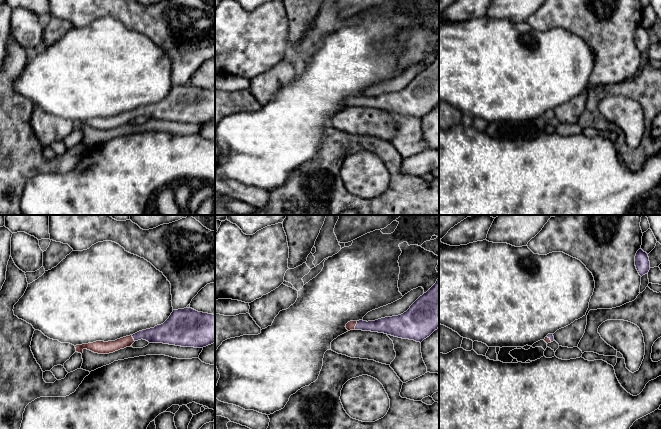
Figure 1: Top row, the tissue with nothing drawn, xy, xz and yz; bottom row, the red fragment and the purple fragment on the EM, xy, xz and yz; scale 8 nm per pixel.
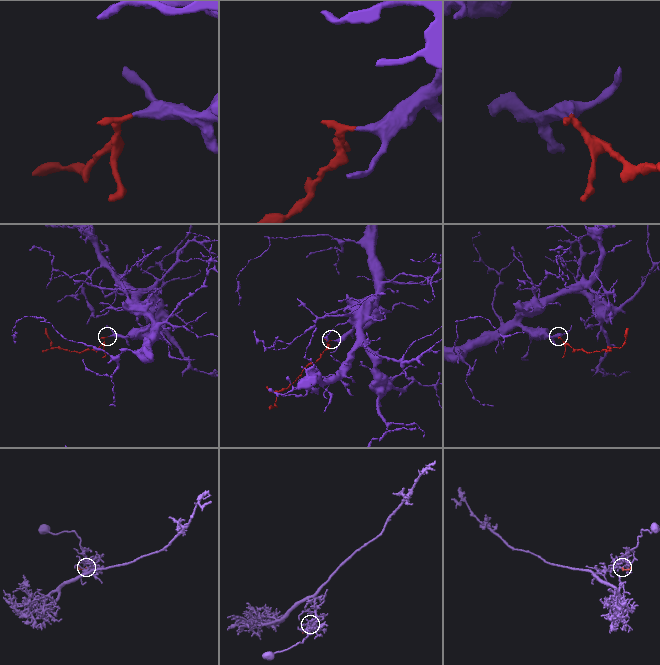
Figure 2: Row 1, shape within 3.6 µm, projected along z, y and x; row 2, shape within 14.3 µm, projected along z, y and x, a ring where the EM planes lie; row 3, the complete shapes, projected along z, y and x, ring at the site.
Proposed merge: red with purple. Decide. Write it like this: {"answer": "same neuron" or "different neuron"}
{"answer": "same neuron"}

